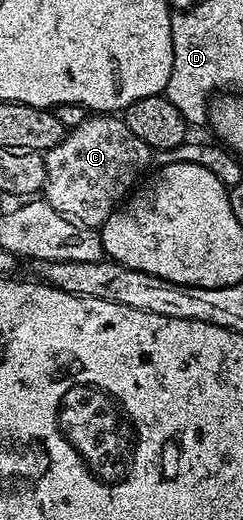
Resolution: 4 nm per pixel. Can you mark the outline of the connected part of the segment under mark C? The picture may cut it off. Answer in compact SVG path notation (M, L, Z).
M88 116L81 124L77 124L77 128L67 130L60 143L46 151L45 157L47 167L41 194L46 202L80 226L102 228L111 213L118 210L124 199L136 189L137 183L144 177L143 169L152 165L153 151L145 144L145 140L129 132L122 117Z

